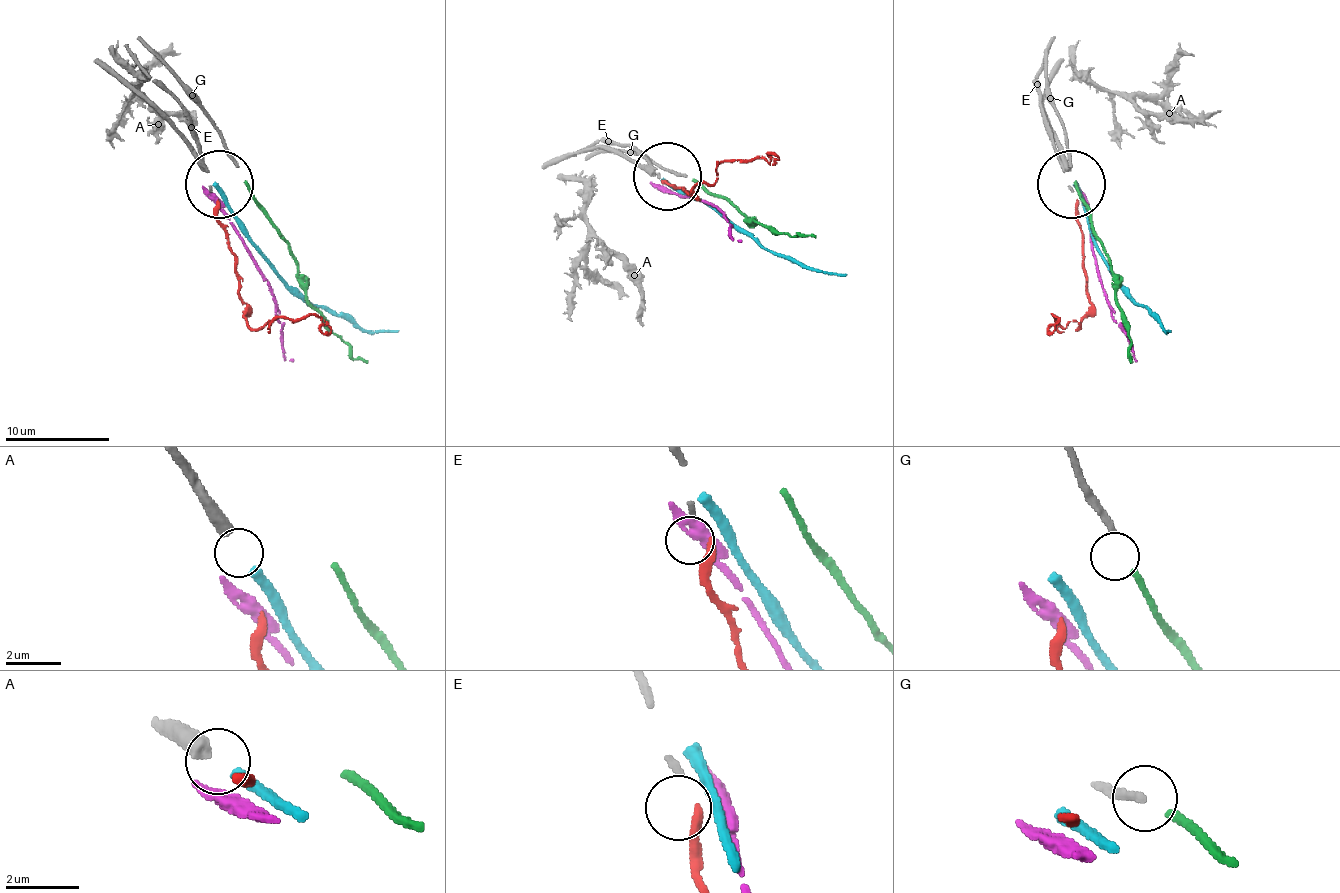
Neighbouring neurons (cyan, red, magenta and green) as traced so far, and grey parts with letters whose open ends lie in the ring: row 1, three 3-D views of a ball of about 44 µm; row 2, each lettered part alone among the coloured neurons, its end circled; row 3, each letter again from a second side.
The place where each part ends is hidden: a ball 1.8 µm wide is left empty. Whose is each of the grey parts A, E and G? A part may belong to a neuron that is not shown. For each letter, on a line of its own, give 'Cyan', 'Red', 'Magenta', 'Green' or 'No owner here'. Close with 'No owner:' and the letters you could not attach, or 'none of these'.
A: Cyan
E: Red
G: Green
No owner: none of these

